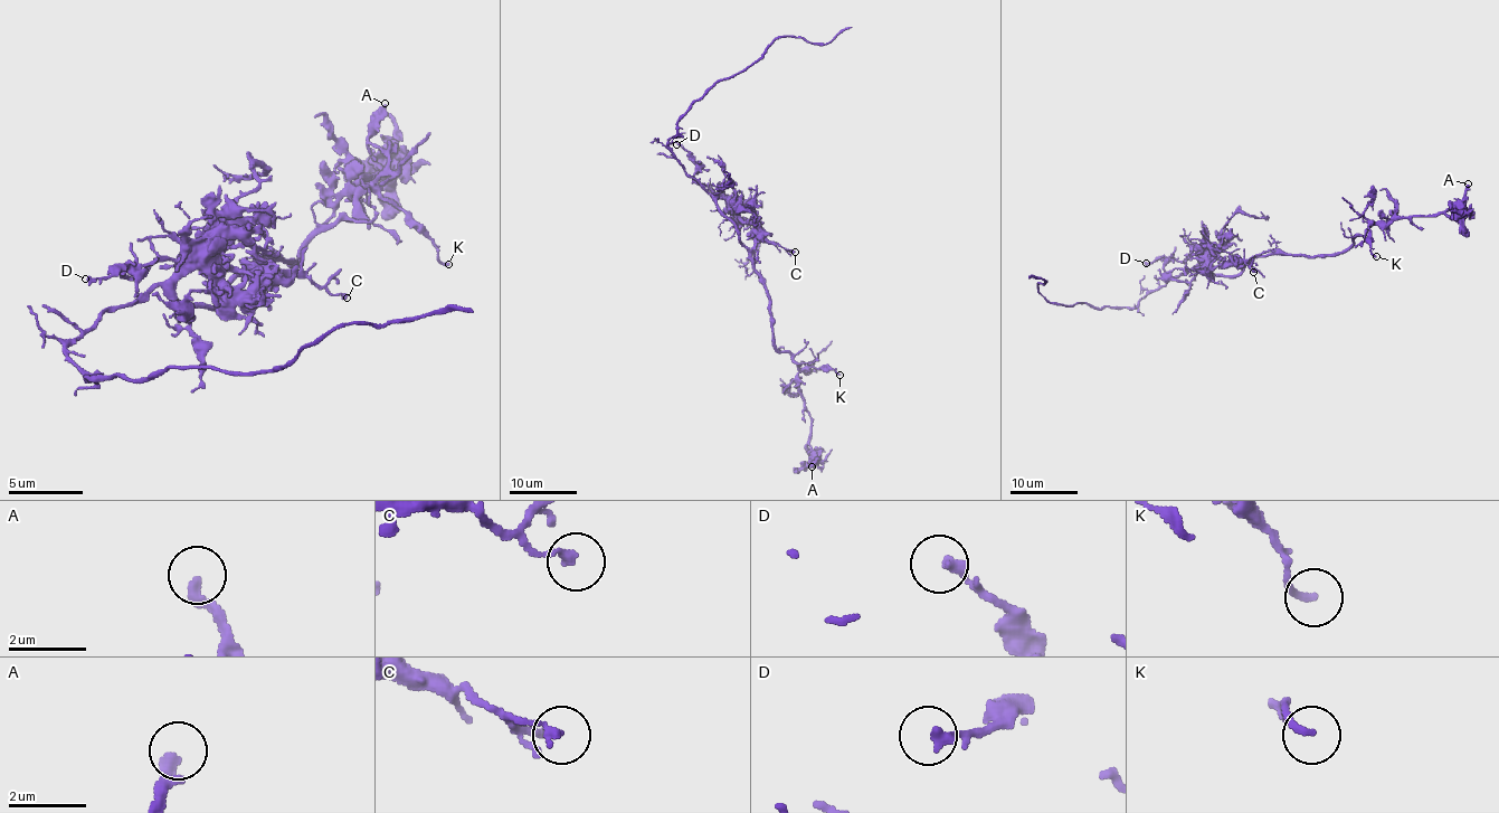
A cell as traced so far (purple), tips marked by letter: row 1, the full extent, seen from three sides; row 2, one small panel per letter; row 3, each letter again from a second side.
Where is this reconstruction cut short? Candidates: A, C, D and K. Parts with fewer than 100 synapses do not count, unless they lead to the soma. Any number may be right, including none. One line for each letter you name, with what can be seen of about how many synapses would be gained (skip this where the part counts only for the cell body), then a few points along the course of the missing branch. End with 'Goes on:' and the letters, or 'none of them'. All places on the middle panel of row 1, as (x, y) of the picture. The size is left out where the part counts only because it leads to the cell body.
Goes on: none of them

